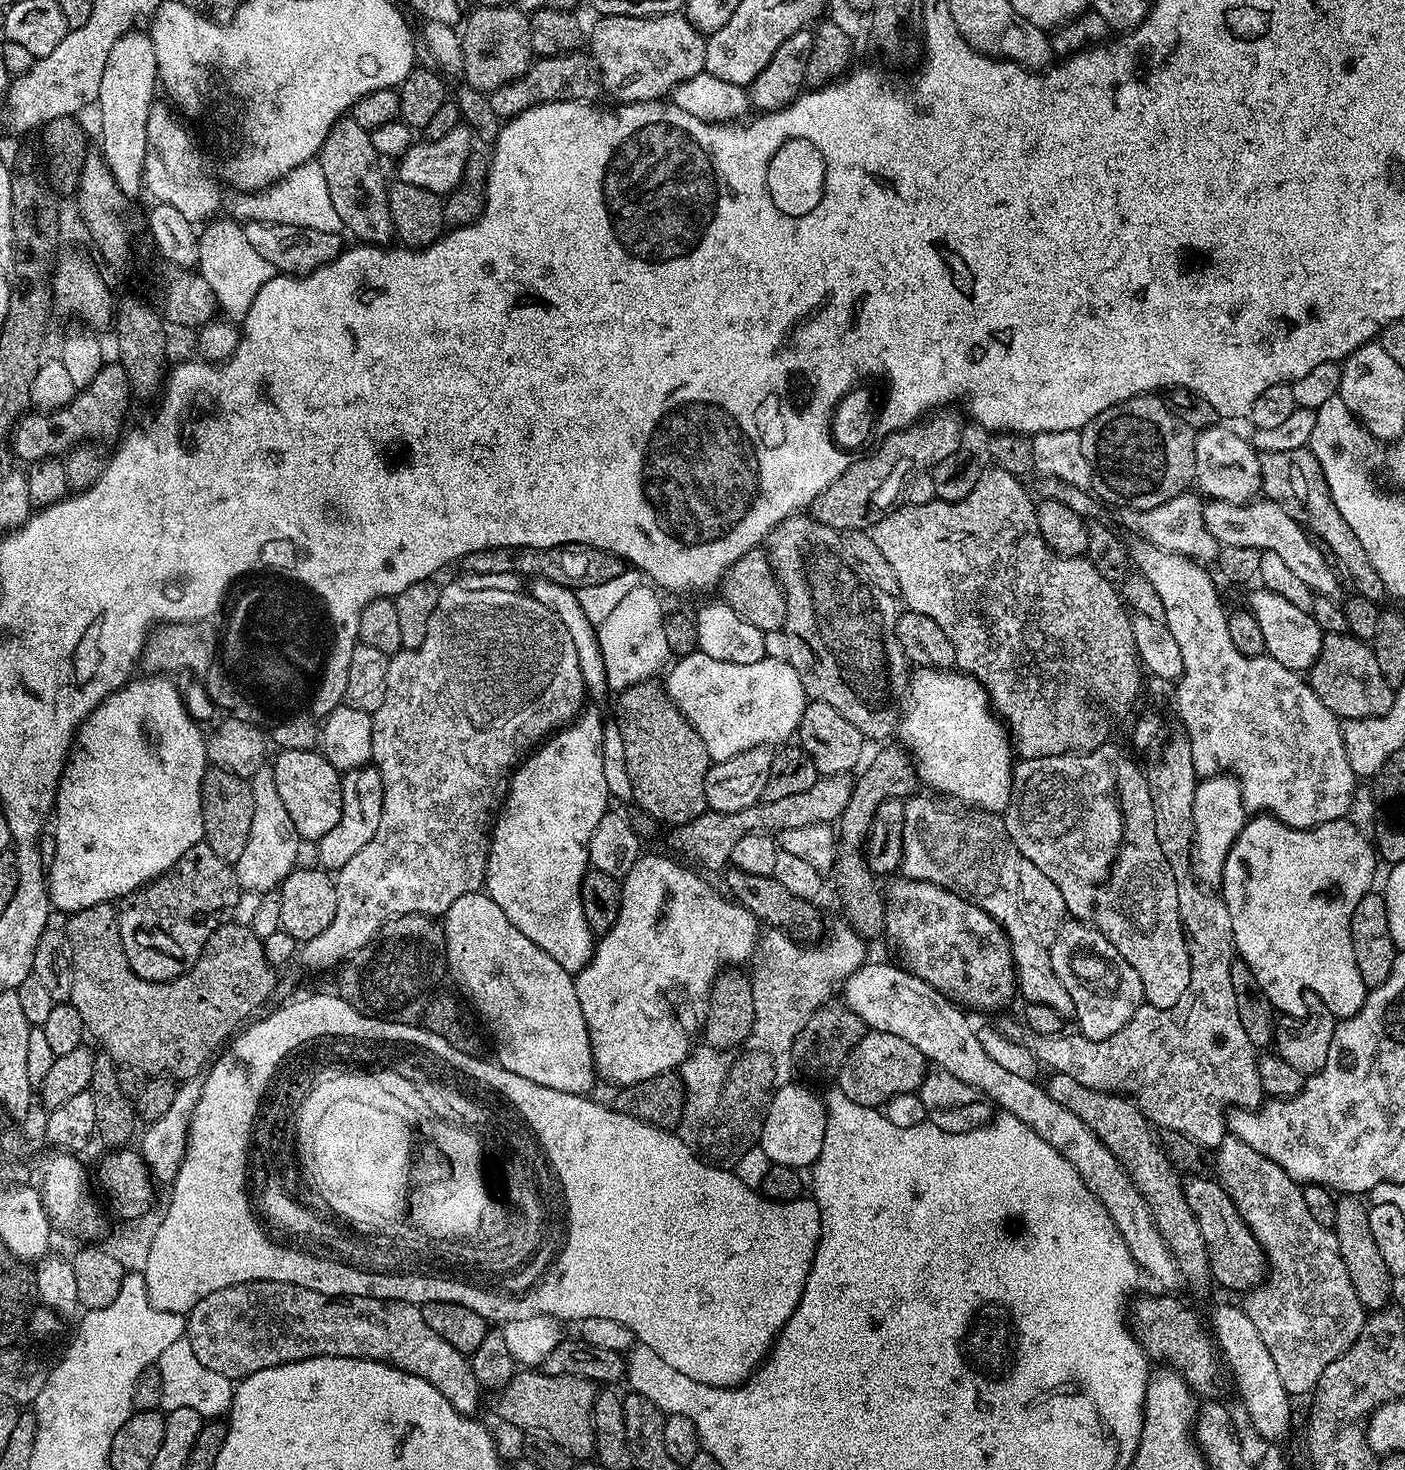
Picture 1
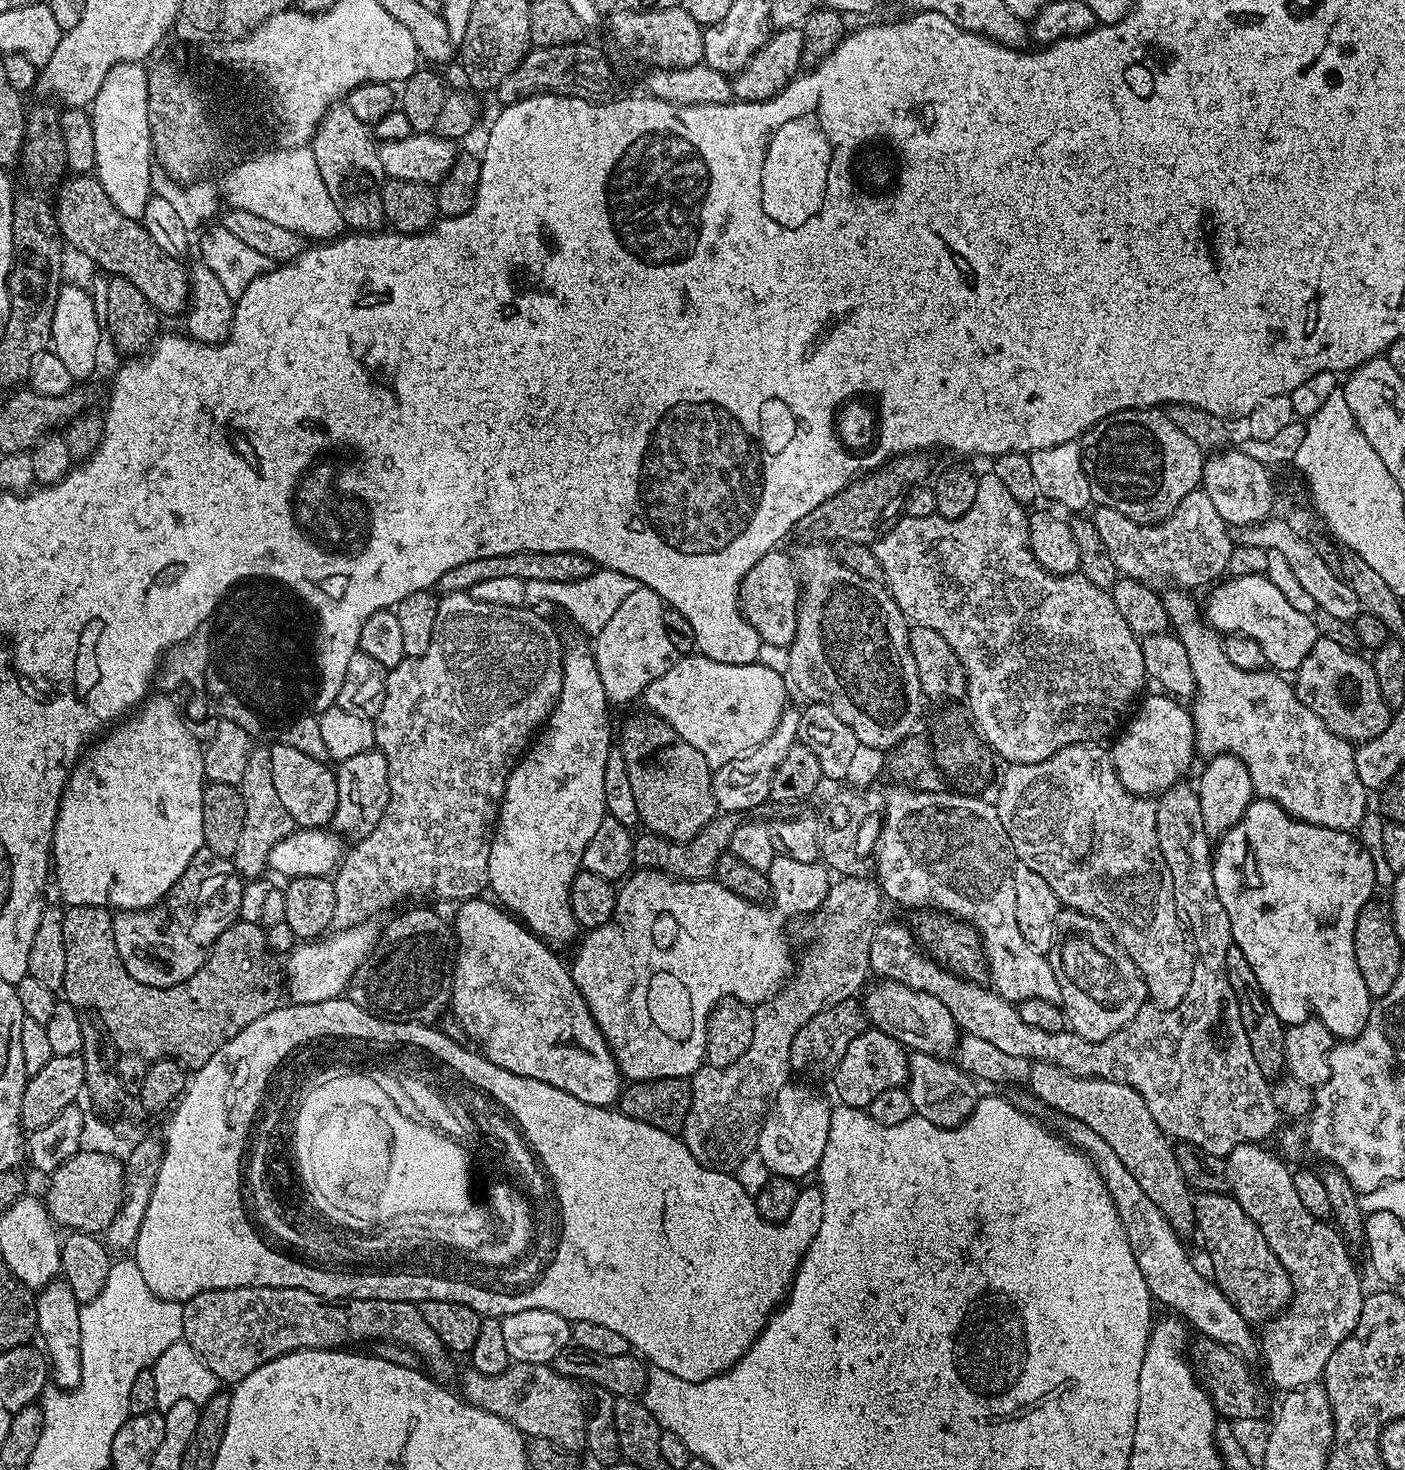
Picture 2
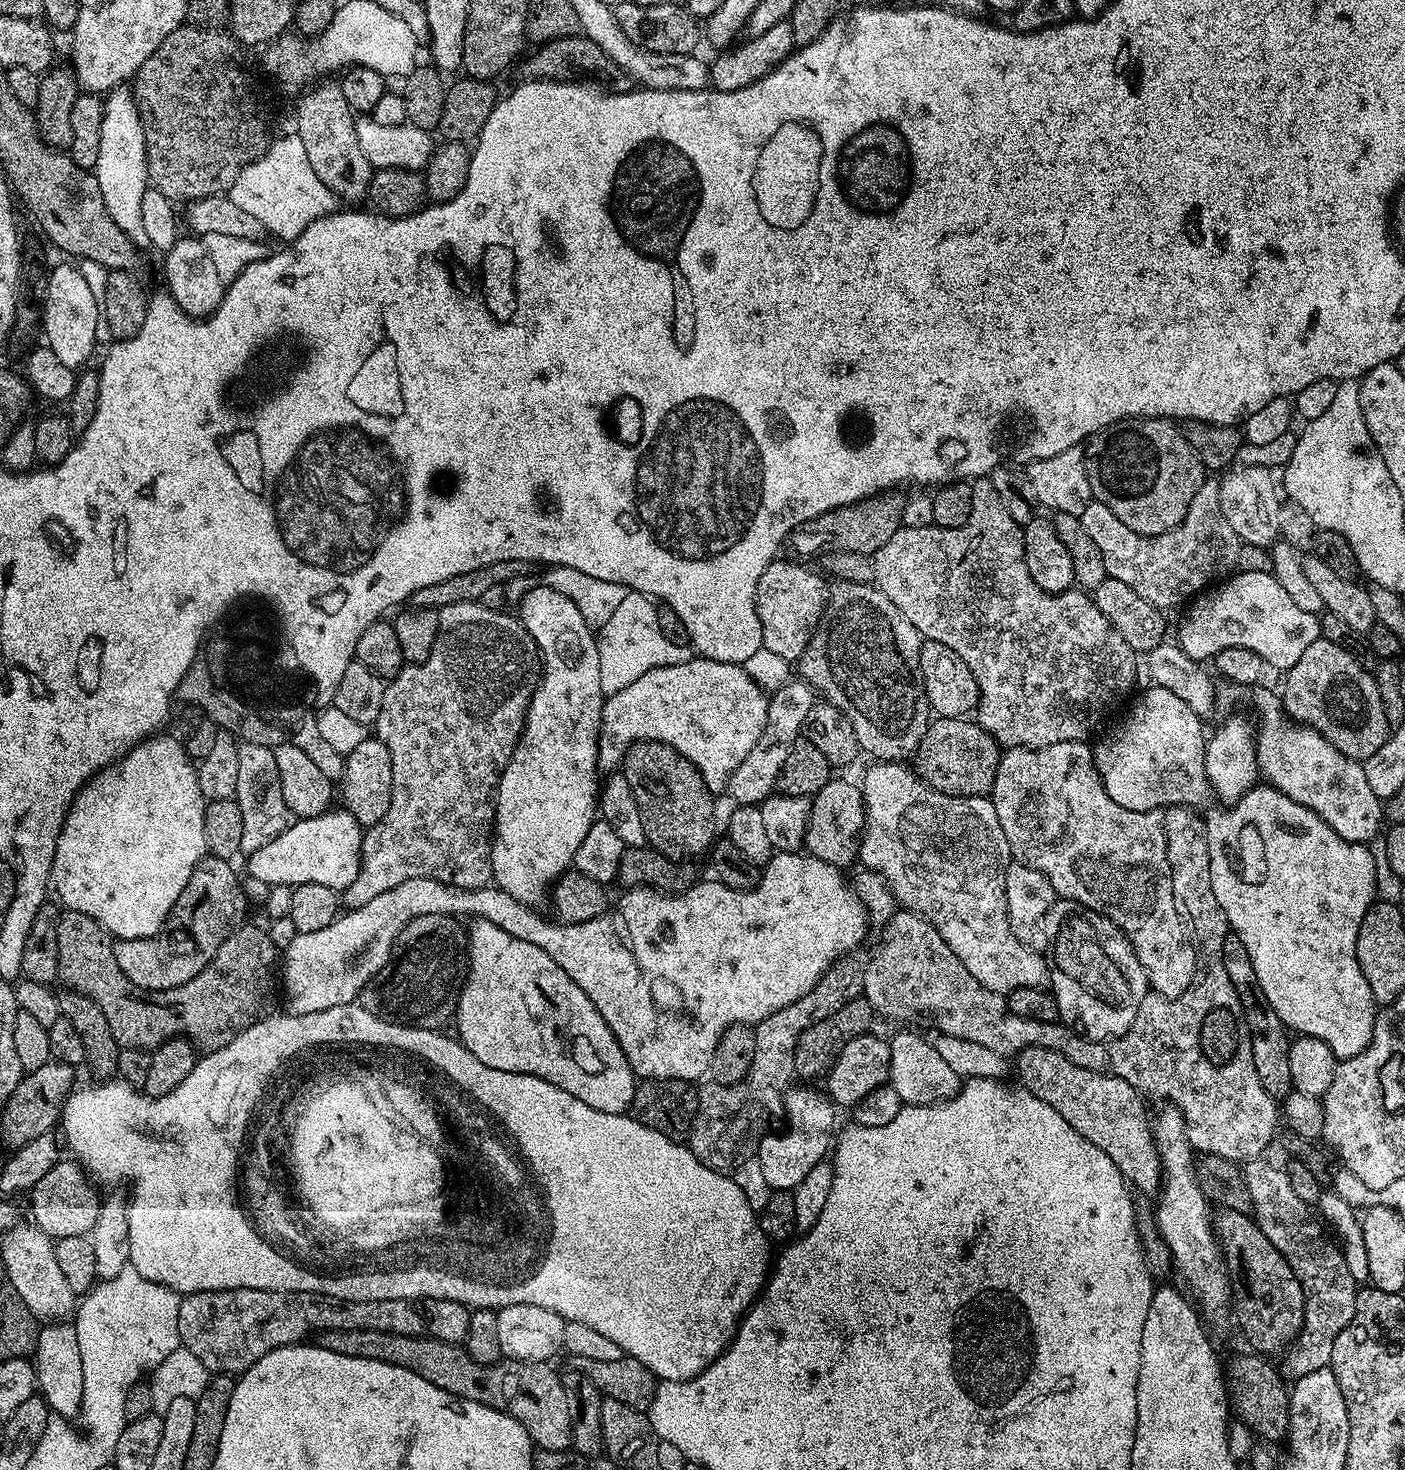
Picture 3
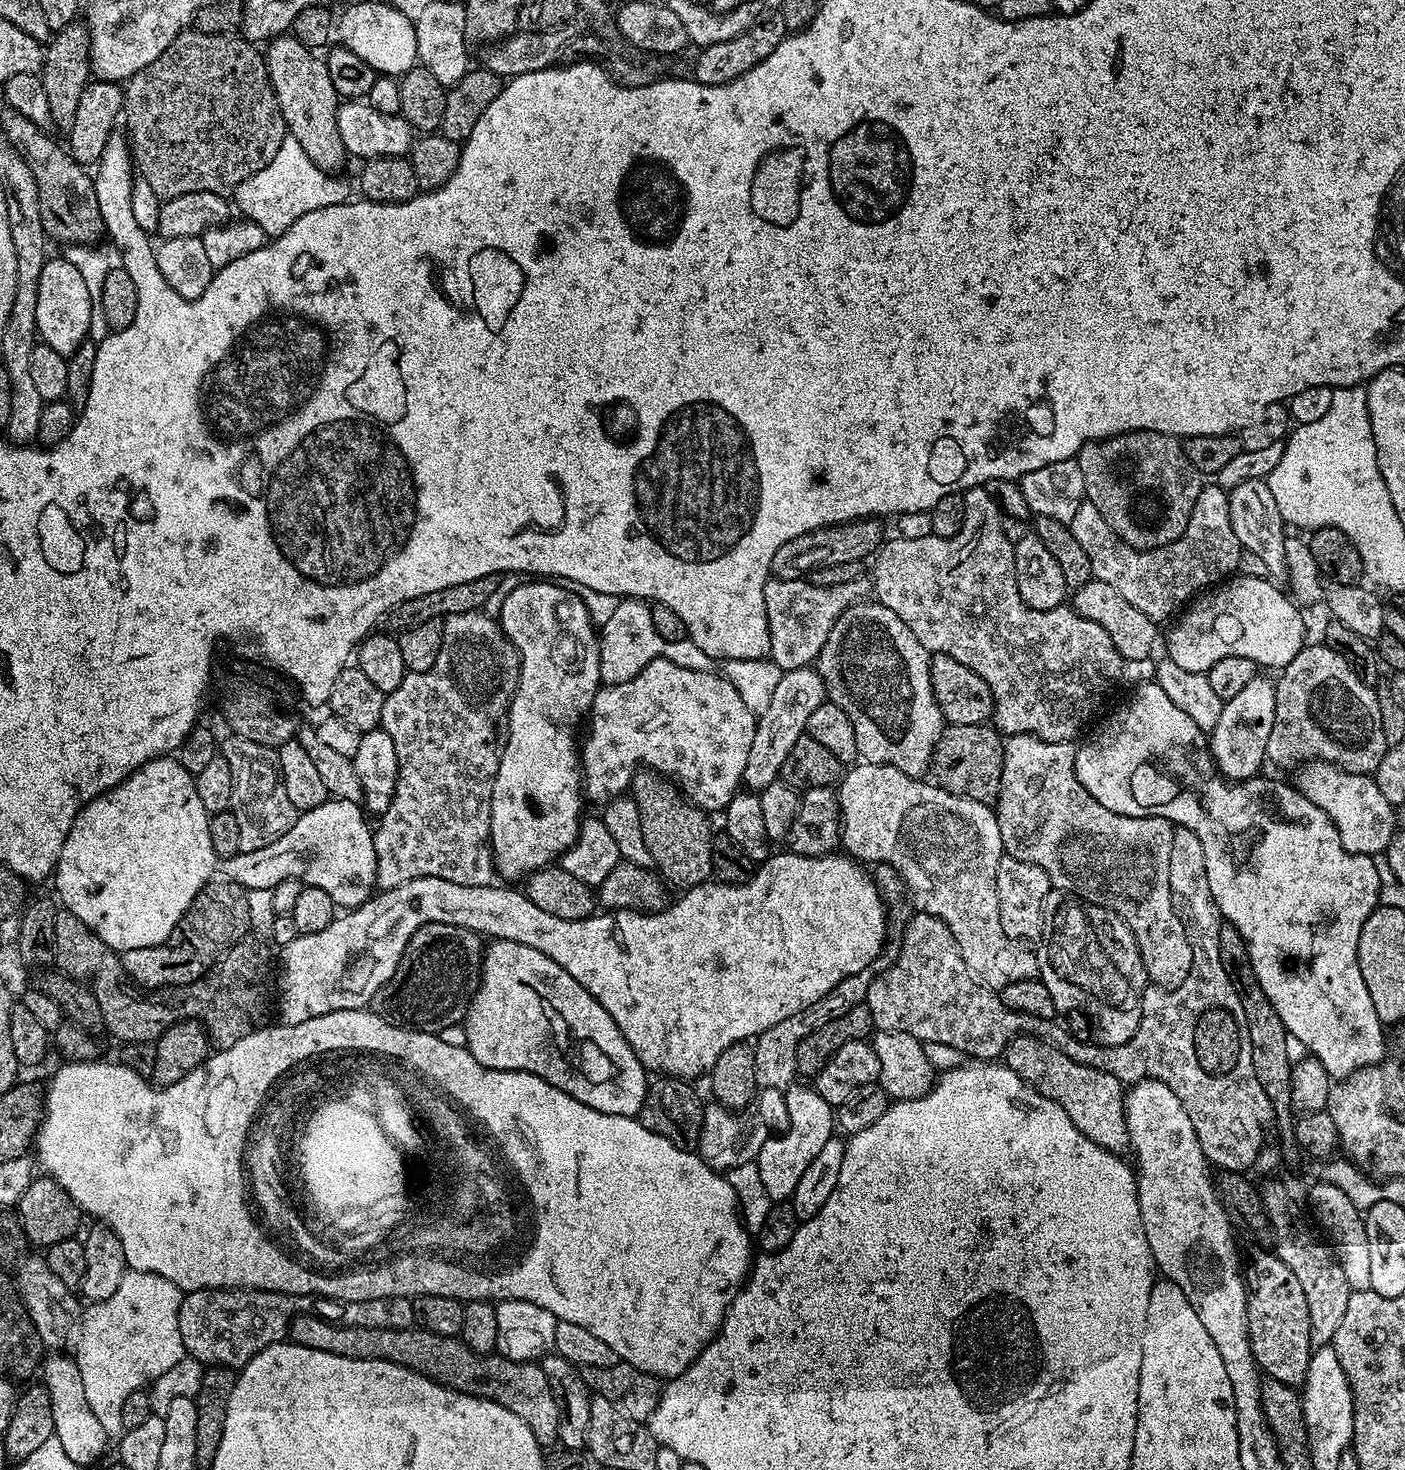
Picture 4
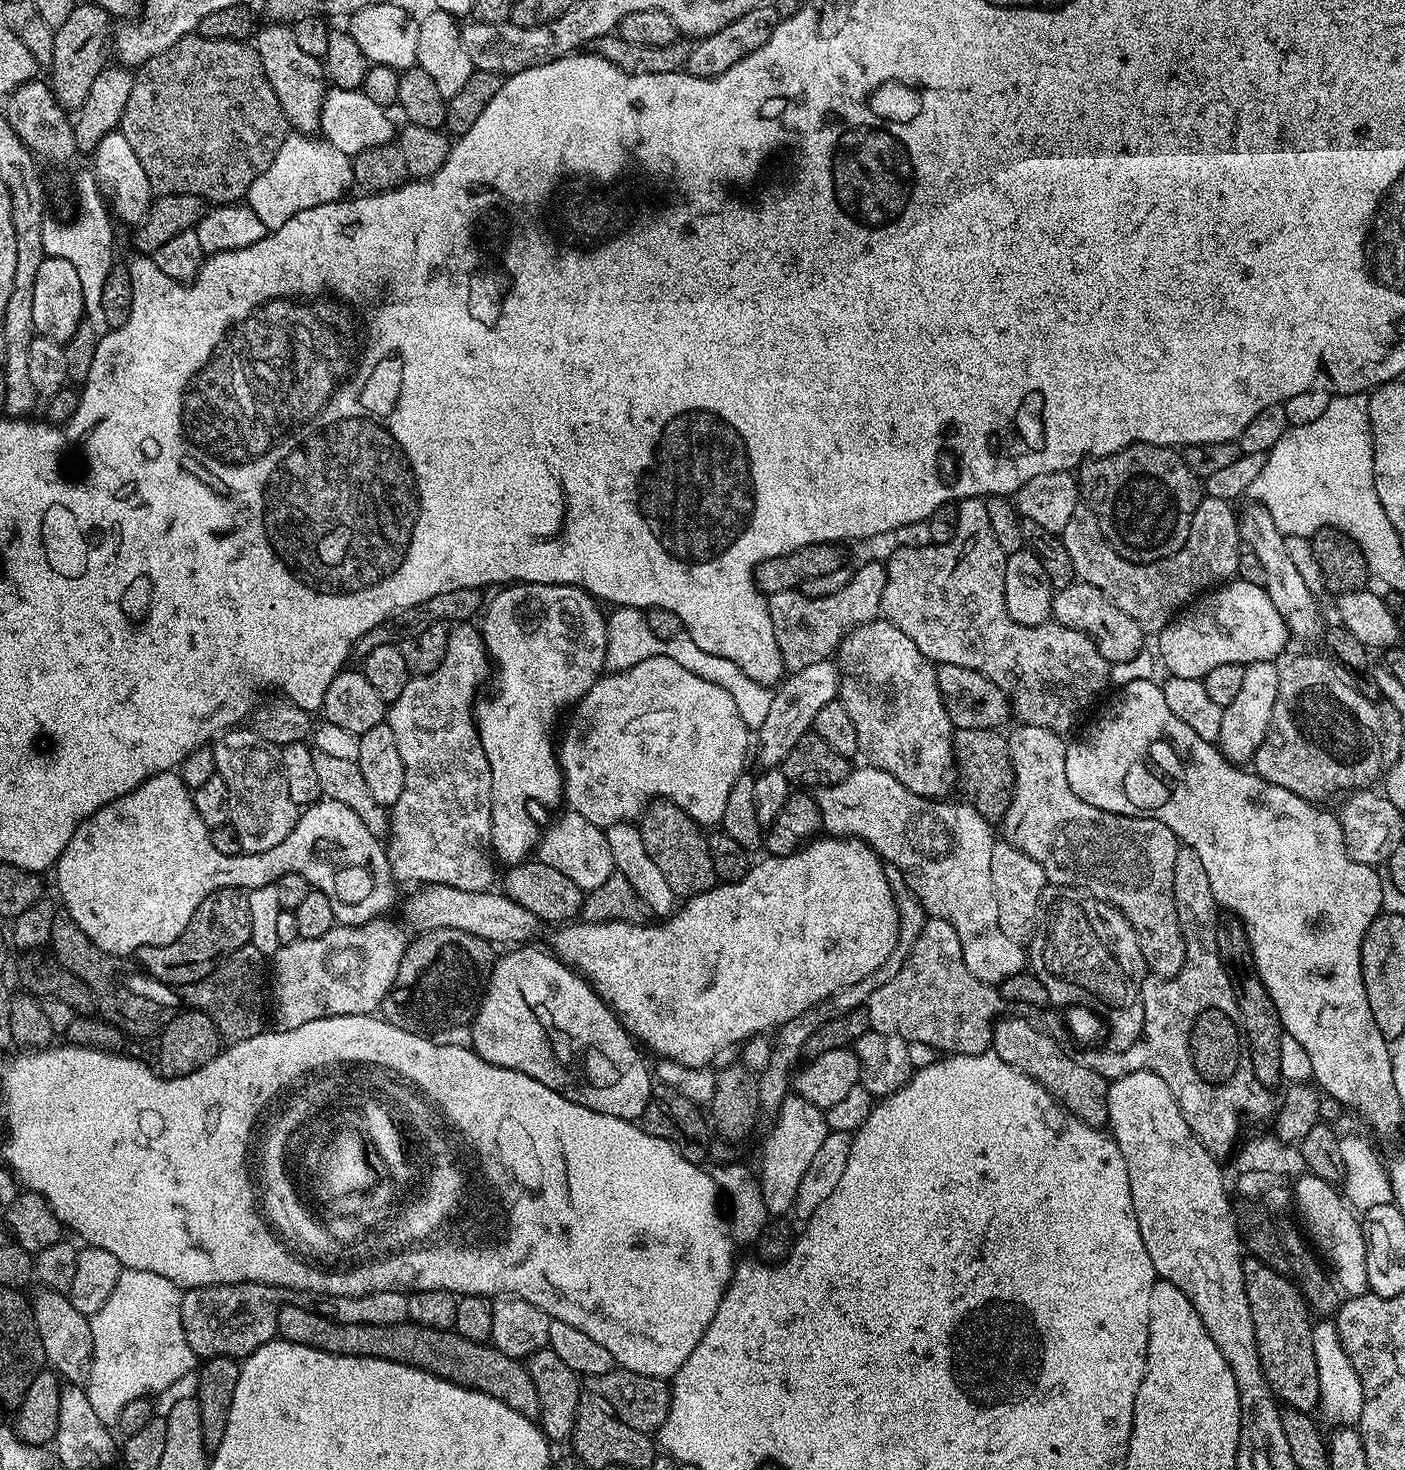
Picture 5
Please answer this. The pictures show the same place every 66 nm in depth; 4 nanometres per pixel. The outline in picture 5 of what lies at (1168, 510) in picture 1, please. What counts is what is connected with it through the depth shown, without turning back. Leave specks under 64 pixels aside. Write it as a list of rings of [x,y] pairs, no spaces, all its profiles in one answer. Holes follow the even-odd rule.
[[[1205,495],[1198,510],[1194,510],[1194,522],[1190,522],[1190,534],[1182,550],[1152,564],[1131,564],[1129,560],[1123,560],[1104,539],[1098,518],[1094,518],[1083,502],[1074,514],[1070,514],[1062,539],[1077,581],[1098,586],[1113,600],[1118,610],[1126,610],[1126,614],[1138,622],[1142,631],[1158,634],[1193,598],[1236,576],[1242,541],[1238,512],[1232,508],[1235,507],[1227,500]]]

